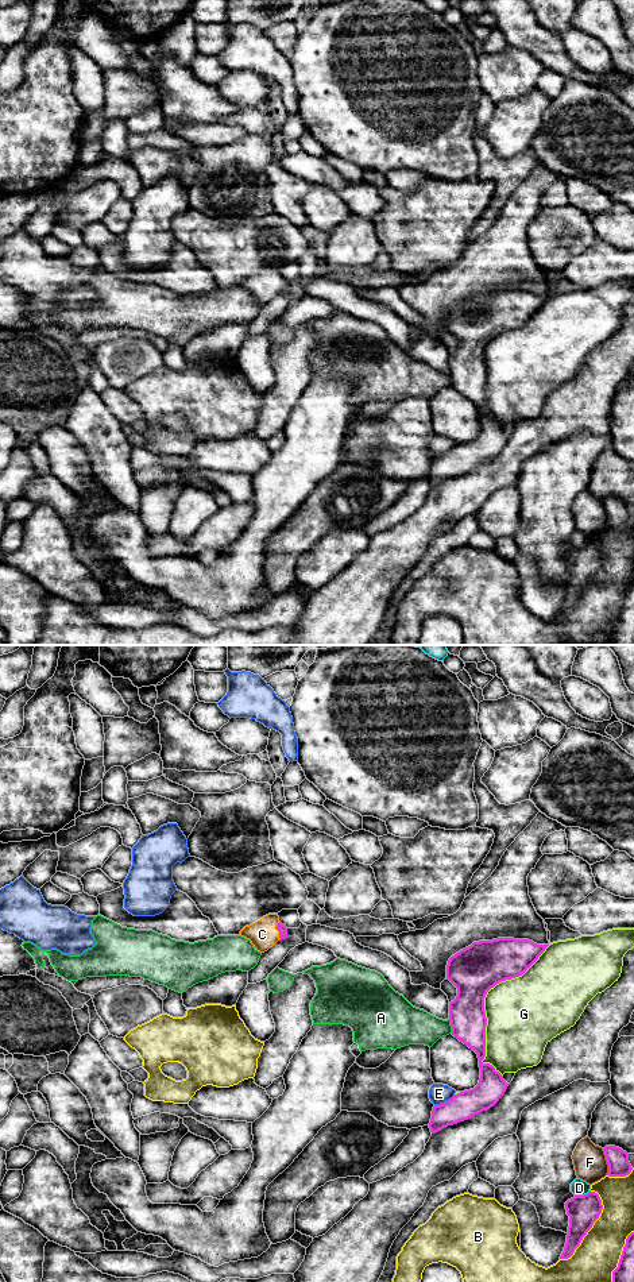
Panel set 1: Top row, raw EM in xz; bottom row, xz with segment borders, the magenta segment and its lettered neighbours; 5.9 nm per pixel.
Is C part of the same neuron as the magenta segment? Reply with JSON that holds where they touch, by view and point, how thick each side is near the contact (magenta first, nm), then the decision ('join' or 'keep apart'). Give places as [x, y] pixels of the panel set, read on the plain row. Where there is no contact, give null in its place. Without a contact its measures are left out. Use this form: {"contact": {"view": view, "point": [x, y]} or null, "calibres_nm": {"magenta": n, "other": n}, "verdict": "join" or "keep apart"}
{"contact": {"view": "xz", "point": [278, 282]}, "calibres_nm": {"magenta": 60, "other": 160}, "verdict": "join"}

